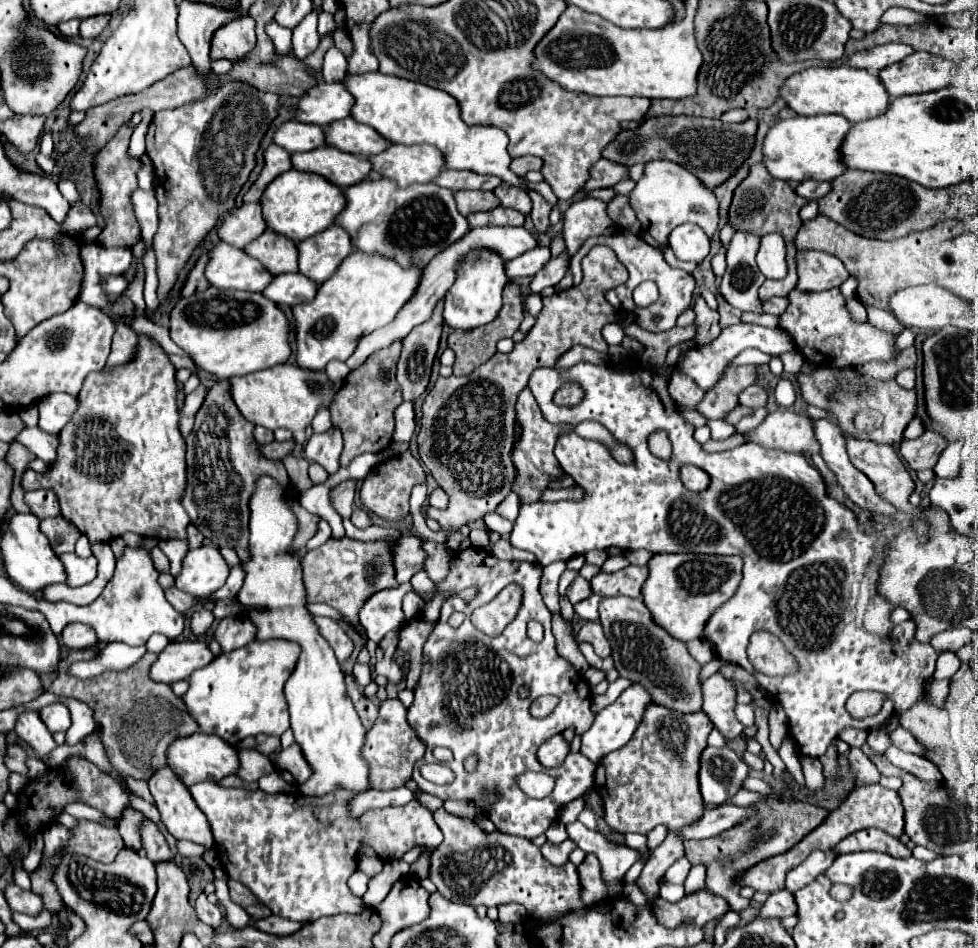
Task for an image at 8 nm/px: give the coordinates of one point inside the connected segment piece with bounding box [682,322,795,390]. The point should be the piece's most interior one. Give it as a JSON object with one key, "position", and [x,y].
{"position":[705,363]}

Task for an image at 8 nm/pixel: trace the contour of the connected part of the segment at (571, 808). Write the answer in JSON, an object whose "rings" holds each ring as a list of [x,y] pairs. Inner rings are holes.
{"rings":[[[576,798],[576,800],[572,800],[570,804],[562,806],[558,820],[560,820],[562,824],[570,824],[570,822],[574,822],[574,820],[578,818],[578,814],[580,814],[580,810],[582,810],[582,808],[584,808],[582,798]]]}

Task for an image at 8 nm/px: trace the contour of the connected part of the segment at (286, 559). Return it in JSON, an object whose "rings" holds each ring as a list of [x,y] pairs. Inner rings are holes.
{"rings":[[[258,476],[254,492],[250,496],[250,548],[248,548],[250,560],[242,564],[246,578],[244,578],[244,584],[236,598],[242,606],[248,608],[248,618],[256,626],[256,640],[264,642],[264,640],[280,638],[280,640],[296,642],[302,648],[296,668],[294,668],[294,674],[286,680],[286,686],[284,686],[284,694],[286,694],[286,702],[288,702],[290,718],[292,718],[294,738],[300,744],[308,764],[312,764],[312,768],[314,768],[314,776],[306,784],[300,786],[300,792],[312,794],[312,796],[322,796],[326,792],[332,792],[336,786],[364,792],[370,788],[368,786],[368,764],[360,756],[360,748],[362,748],[366,730],[354,710],[350,696],[346,694],[344,674],[334,656],[334,650],[328,644],[328,640],[320,634],[320,630],[314,622],[314,614],[306,608],[308,598],[306,598],[306,586],[302,582],[302,564],[300,564],[300,558],[296,556],[296,552],[292,552],[292,542],[298,532],[298,518],[286,500],[288,500],[288,494],[286,494],[284,486],[280,486],[270,476]]]}

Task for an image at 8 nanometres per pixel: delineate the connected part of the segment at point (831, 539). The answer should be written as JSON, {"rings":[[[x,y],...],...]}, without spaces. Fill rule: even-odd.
{"rings":[[[582,362],[582,364],[574,364],[572,368],[564,368],[564,370],[542,366],[542,368],[536,368],[536,370],[532,372],[530,382],[528,382],[528,388],[532,390],[532,394],[534,394],[534,398],[536,398],[536,402],[538,402],[542,414],[546,414],[546,420],[548,420],[548,422],[552,422],[552,424],[570,422],[572,426],[578,426],[582,420],[596,420],[596,422],[604,424],[604,426],[614,434],[616,440],[626,442],[628,446],[632,446],[632,450],[634,450],[634,464],[632,464],[632,466],[622,466],[622,464],[618,464],[618,462],[608,454],[606,446],[600,444],[600,442],[596,442],[596,440],[584,440],[584,438],[580,438],[578,434],[562,436],[562,438],[558,440],[558,450],[554,450],[554,454],[556,454],[560,466],[564,468],[564,472],[566,472],[568,476],[572,476],[574,482],[586,490],[586,498],[584,498],[582,502],[554,502],[554,504],[552,504],[552,502],[536,502],[536,504],[524,504],[524,506],[520,506],[520,514],[518,514],[518,518],[516,518],[516,522],[514,522],[514,528],[512,528],[512,534],[510,534],[512,546],[522,548],[522,550],[528,550],[528,552],[534,552],[536,558],[538,558],[538,562],[540,562],[542,566],[548,566],[548,564],[560,562],[560,560],[570,560],[570,558],[574,558],[574,556],[588,554],[590,550],[596,550],[596,548],[606,550],[606,548],[610,548],[610,546],[618,546],[618,548],[622,548],[622,550],[638,550],[638,548],[644,548],[644,550],[648,550],[648,552],[652,552],[652,554],[658,554],[658,552],[686,552],[686,554],[688,554],[688,552],[692,552],[692,554],[740,556],[742,562],[744,562],[740,586],[738,586],[736,594],[734,594],[728,602],[724,602],[724,604],[710,616],[710,620],[706,622],[706,628],[704,628],[704,636],[714,644],[716,654],[718,654],[724,662],[726,662],[726,660],[734,660],[734,666],[740,666],[740,668],[744,668],[746,672],[750,672],[750,674],[756,678],[756,682],[768,692],[770,700],[772,700],[774,704],[778,704],[778,706],[784,708],[784,712],[786,712],[786,716],[788,716],[788,724],[790,724],[790,734],[788,734],[788,736],[796,742],[798,752],[800,752],[802,756],[820,758],[820,756],[828,750],[830,742],[838,736],[838,732],[840,732],[842,728],[854,726],[854,728],[860,728],[860,730],[868,730],[868,728],[880,726],[880,724],[884,724],[886,720],[890,720],[892,714],[894,714],[894,702],[890,700],[890,696],[892,696],[892,694],[896,692],[896,688],[904,682],[904,678],[908,676],[910,666],[908,666],[908,660],[906,660],[906,658],[902,658],[902,656],[898,656],[898,652],[894,652],[890,640],[880,638],[880,636],[876,636],[876,634],[870,634],[870,632],[858,628],[856,622],[854,622],[854,610],[852,610],[852,606],[850,606],[850,594],[852,594],[852,582],[856,580],[856,572],[858,572],[858,564],[860,564],[860,562],[856,560],[858,554],[856,554],[854,550],[856,550],[856,542],[860,540],[860,536],[862,536],[862,548],[864,548],[866,538],[864,538],[864,534],[860,532],[852,510],[848,510],[846,506],[842,506],[840,502],[836,502],[834,498],[828,496],[820,472],[818,472],[818,470],[806,460],[806,456],[800,454],[800,452],[786,452],[786,450],[770,450],[770,452],[768,452],[766,448],[762,448],[760,444],[754,444],[754,442],[744,442],[744,444],[740,444],[740,446],[736,446],[736,448],[732,448],[732,450],[726,450],[726,452],[716,452],[716,454],[704,452],[702,446],[692,438],[694,428],[692,428],[688,422],[684,422],[684,420],[680,418],[680,414],[678,414],[678,410],[676,410],[676,404],[670,400],[670,394],[668,394],[668,390],[666,390],[666,386],[668,386],[668,378],[666,378],[666,376],[660,376],[660,374],[654,372],[654,370],[614,370],[614,368],[616,368],[614,364],[610,364],[610,366],[594,366],[594,364]],[[566,382],[580,384],[580,388],[584,390],[582,402],[576,404],[576,406],[570,406],[570,408],[566,408],[566,406],[556,406],[554,400],[552,400],[552,398],[554,398],[554,392],[556,392],[558,388],[562,388],[562,384],[566,384]],[[654,430],[666,430],[668,436],[670,436],[670,440],[672,440],[672,456],[670,456],[668,460],[660,460],[660,458],[652,456],[650,450],[648,450],[648,436],[650,436]],[[682,464],[694,464],[694,466],[706,470],[706,472],[710,474],[710,480],[712,480],[710,486],[708,486],[704,492],[690,492],[690,490],[686,490],[686,488],[682,486],[680,478],[678,478],[678,468],[680,468]],[[756,630],[768,630],[768,632],[776,634],[776,636],[786,644],[786,648],[798,658],[798,662],[800,662],[800,672],[781,678],[769,677],[756,672],[756,670],[752,668],[748,656],[746,656],[748,638],[750,638],[752,632],[756,632]],[[862,690],[882,692],[882,694],[886,696],[886,700],[884,700],[882,710],[880,710],[878,714],[868,716],[868,718],[862,718],[862,720],[856,720],[856,718],[852,718],[850,712],[846,710],[846,702],[848,702],[848,698],[850,698],[854,692],[862,692]]]}

